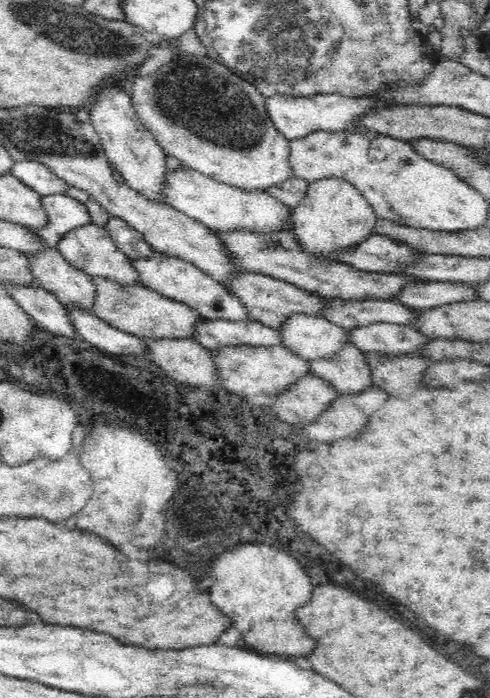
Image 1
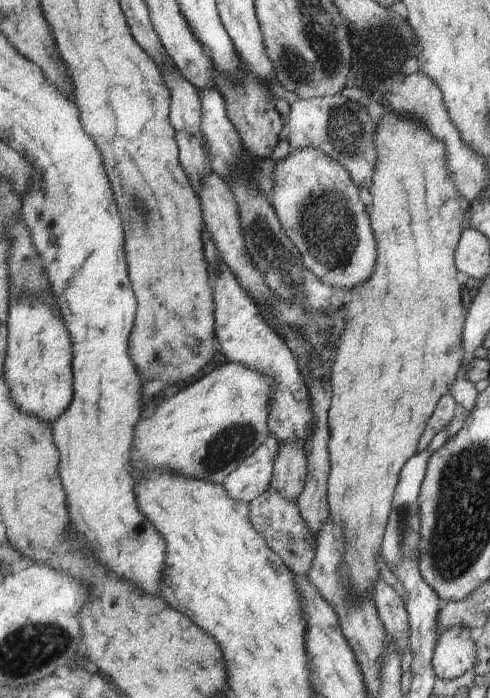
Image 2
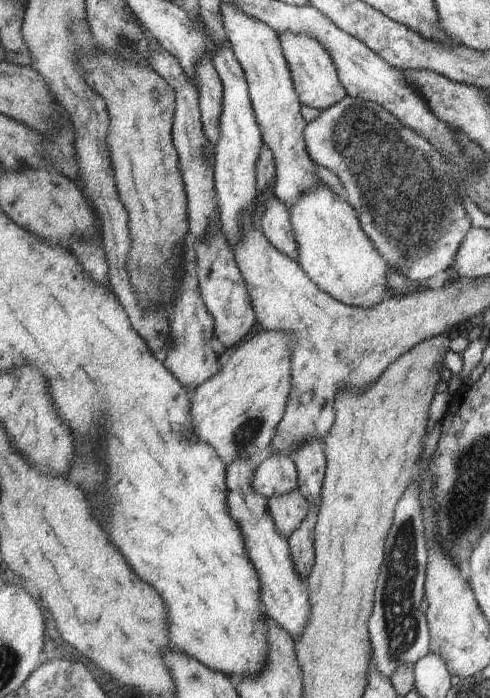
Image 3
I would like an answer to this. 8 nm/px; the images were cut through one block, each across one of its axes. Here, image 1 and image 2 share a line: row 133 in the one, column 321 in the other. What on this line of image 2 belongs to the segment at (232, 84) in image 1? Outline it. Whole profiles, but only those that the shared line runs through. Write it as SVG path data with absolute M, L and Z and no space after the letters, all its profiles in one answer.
M319 148L291 149L286 158L275 163L272 203L287 236L301 251L304 266L309 268L323 284L328 284L331 288L338 286L345 290L353 290L357 286L364 285L373 276L377 264L377 242L371 230L369 214L361 200L357 184L353 182L347 168L337 162L337 159L331 158Z

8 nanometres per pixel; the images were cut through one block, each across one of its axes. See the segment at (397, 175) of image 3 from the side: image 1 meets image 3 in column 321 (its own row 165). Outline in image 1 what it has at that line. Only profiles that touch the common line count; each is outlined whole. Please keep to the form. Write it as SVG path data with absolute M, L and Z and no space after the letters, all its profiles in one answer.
M114 82L106 84L98 92L98 102L90 110L90 120L108 157L109 163L124 178L125 183L136 192L154 202L162 203L162 188L166 174L167 154L137 118L131 96L120 90Z

